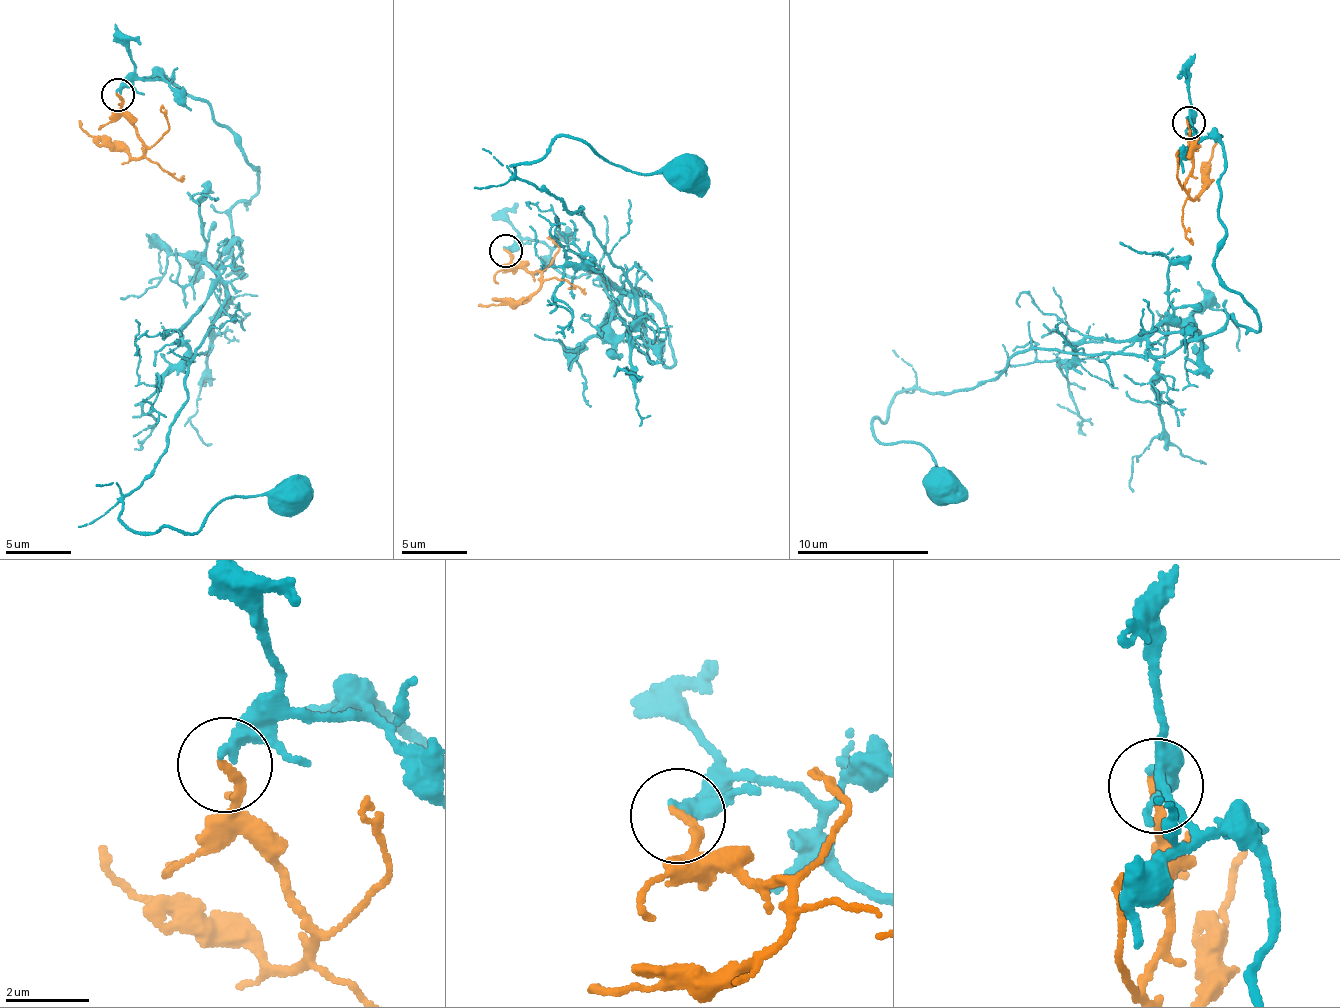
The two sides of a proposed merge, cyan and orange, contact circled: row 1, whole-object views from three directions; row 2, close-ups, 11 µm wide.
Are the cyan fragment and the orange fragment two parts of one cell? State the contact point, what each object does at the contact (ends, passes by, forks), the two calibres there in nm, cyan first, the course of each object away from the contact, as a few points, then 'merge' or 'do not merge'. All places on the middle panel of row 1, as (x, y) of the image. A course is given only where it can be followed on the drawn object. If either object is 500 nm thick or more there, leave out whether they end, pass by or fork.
(506, 251) | cyan ends | orange ends | 340/200 nm | cyan via (508, 251), (535, 238), (560, 270), (648, 296), (673, 363), (581, 207), (513, 165), (579, 137), (710, 180) | orange via (505, 251), (511, 263), (544, 279), (535, 293), (478, 305) | do not merge

